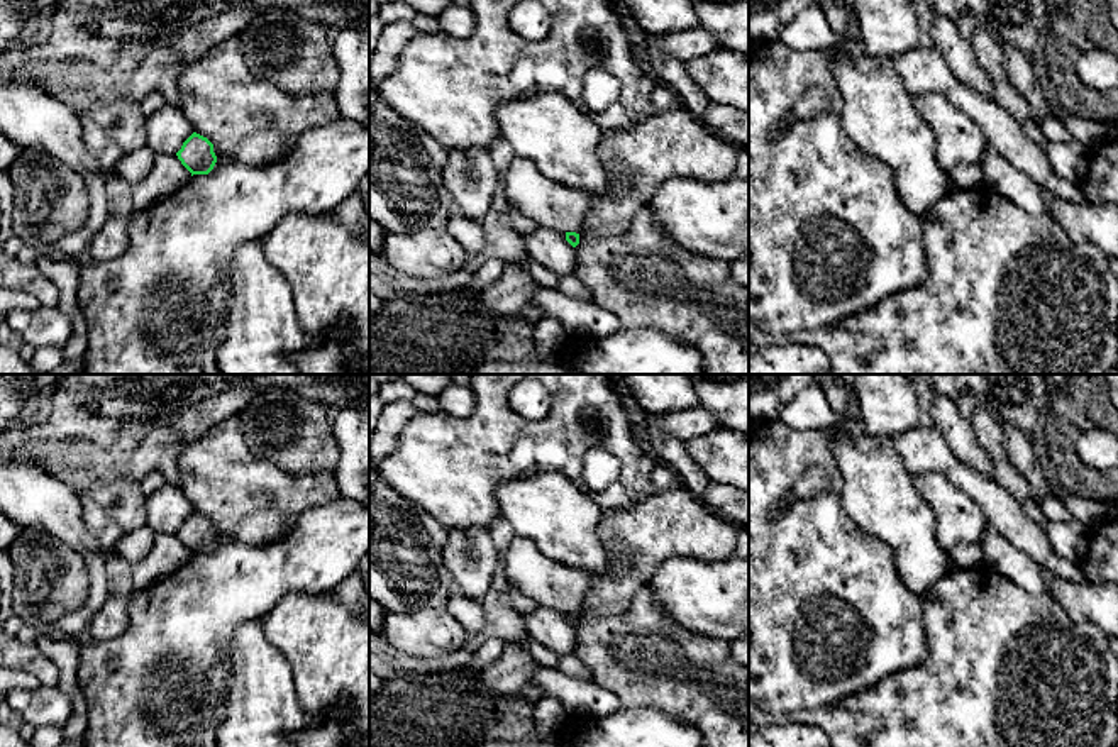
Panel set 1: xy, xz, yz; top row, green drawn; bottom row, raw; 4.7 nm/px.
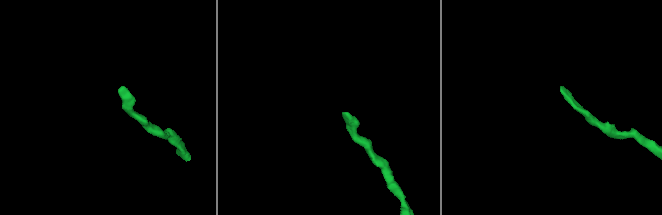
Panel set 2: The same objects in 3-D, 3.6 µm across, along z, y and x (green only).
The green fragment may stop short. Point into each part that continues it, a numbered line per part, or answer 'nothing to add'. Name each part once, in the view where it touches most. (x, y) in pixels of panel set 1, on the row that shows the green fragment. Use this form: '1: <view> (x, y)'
nothing to add

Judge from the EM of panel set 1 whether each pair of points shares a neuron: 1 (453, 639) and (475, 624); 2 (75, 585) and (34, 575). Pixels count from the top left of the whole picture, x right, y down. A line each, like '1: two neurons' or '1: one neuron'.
1: two neurons
2: one neuron

